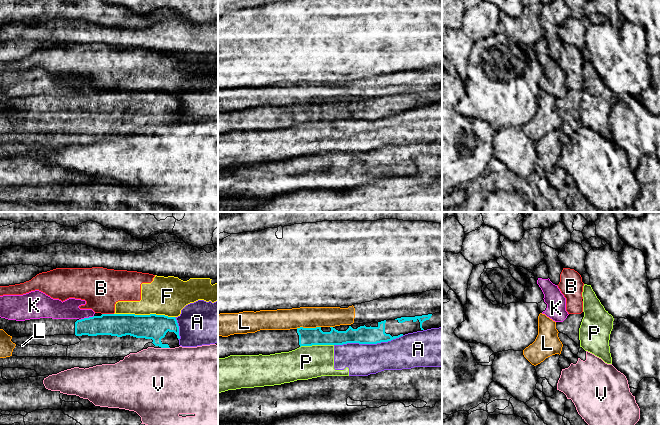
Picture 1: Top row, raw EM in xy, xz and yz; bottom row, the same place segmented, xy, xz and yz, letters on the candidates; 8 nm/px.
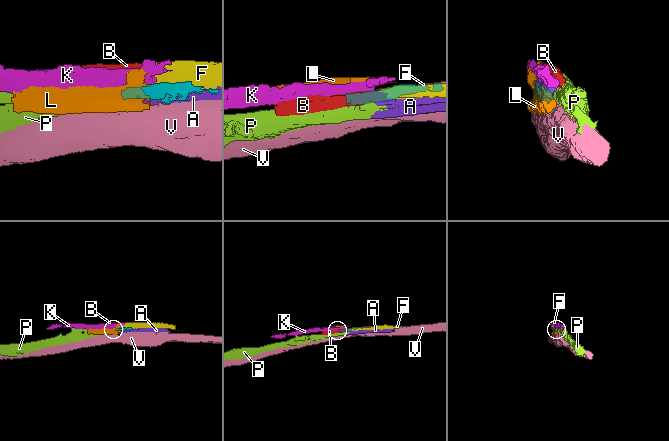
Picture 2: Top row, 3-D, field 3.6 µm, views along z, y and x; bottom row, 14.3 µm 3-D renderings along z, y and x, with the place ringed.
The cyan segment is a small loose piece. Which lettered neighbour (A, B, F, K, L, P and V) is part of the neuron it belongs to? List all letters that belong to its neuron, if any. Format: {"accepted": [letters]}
{"accepted": []}

